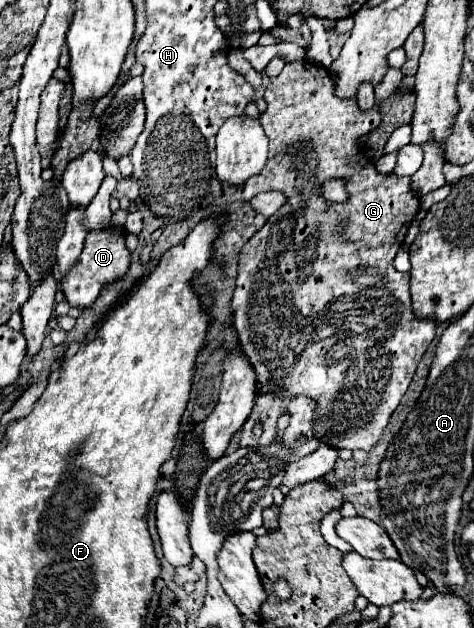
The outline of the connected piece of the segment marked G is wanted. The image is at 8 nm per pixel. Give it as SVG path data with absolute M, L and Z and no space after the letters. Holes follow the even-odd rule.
M293 61L287 63L283 67L283 71L267 81L265 85L265 101L267 101L267 111L261 115L261 125L265 129L265 135L269 137L269 161L263 167L263 171L259 173L259 177L251 177L251 181L247 181L247 189L269 189L269 191L279 191L285 193L287 203L267 219L267 223L245 243L245 247L239 253L239 271L237 271L237 285L235 285L235 293L231 299L233 305L233 323L239 335L239 343L241 349L245 351L245 355L251 359L255 371L257 371L257 389L259 391L273 391L279 395L309 395L313 397L319 405L317 405L317 415L315 415L315 433L329 445L337 447L337 449L363 449L363 451L371 451L383 429L389 423L391 413L397 409L397 405L401 403L413 373L417 369L417 363L421 361L423 353L427 351L427 347L431 345L433 337L435 337L435 329L437 329L437 321L427 317L427 319L417 319L413 313L413 305L411 305L411 295L409 295L409 273L401 273L393 267L393 257L395 253L401 249L405 233L413 221L413 217L417 215L419 209L419 197L413 193L411 189L411 177L397 177L395 173L389 175L381 175L375 165L367 159L365 151L359 147L357 139L361 139L361 135L365 135L365 131L373 131L379 125L379 103L383 103L383 99L387 99L389 95L393 95L399 87L403 79L401 69L389 67L387 75L383 75L383 83L375 85L375 105L367 111L363 111L357 105L357 99L339 99L335 95L335 83L331 83L331 75L327 69L311 63L311 61ZM327 179L343 179L345 181L345 191L349 193L345 203L329 203L323 197L321 191L321 183L325 183Z

